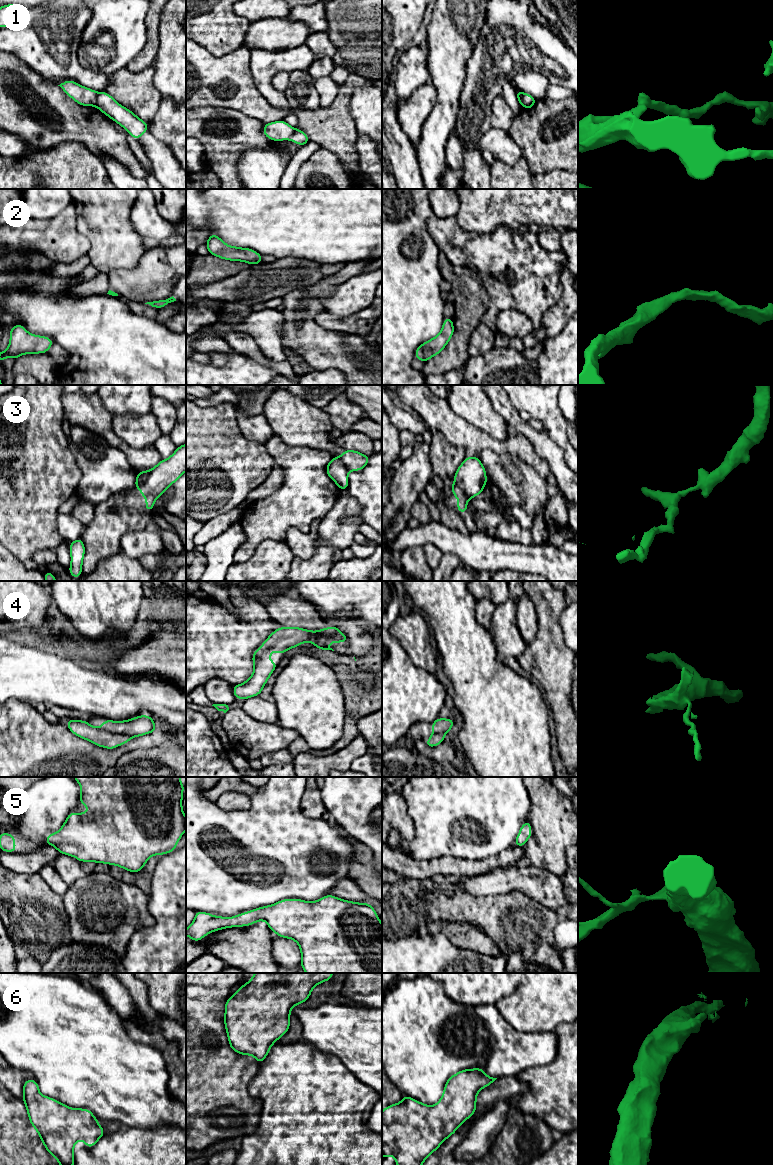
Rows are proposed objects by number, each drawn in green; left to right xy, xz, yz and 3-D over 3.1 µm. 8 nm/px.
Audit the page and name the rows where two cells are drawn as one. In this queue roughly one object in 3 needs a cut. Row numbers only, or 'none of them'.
1, 3, 4

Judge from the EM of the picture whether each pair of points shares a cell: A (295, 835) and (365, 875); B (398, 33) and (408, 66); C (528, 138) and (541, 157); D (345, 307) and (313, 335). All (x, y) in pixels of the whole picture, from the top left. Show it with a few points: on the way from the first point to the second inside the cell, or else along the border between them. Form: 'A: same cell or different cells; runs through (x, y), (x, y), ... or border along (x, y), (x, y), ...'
A: different cells; border along (353, 860), (349, 866), (347, 877)
B: different cells; border along (409, 45), (404, 51)
C: same cell; runs through (533, 143), (541, 152)
D: different cells; border along (336, 288), (323, 299), (323, 305), (326, 310)

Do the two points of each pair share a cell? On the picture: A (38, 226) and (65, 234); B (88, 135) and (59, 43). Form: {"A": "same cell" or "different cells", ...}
{"A": "same cell", "B": "different cells"}

